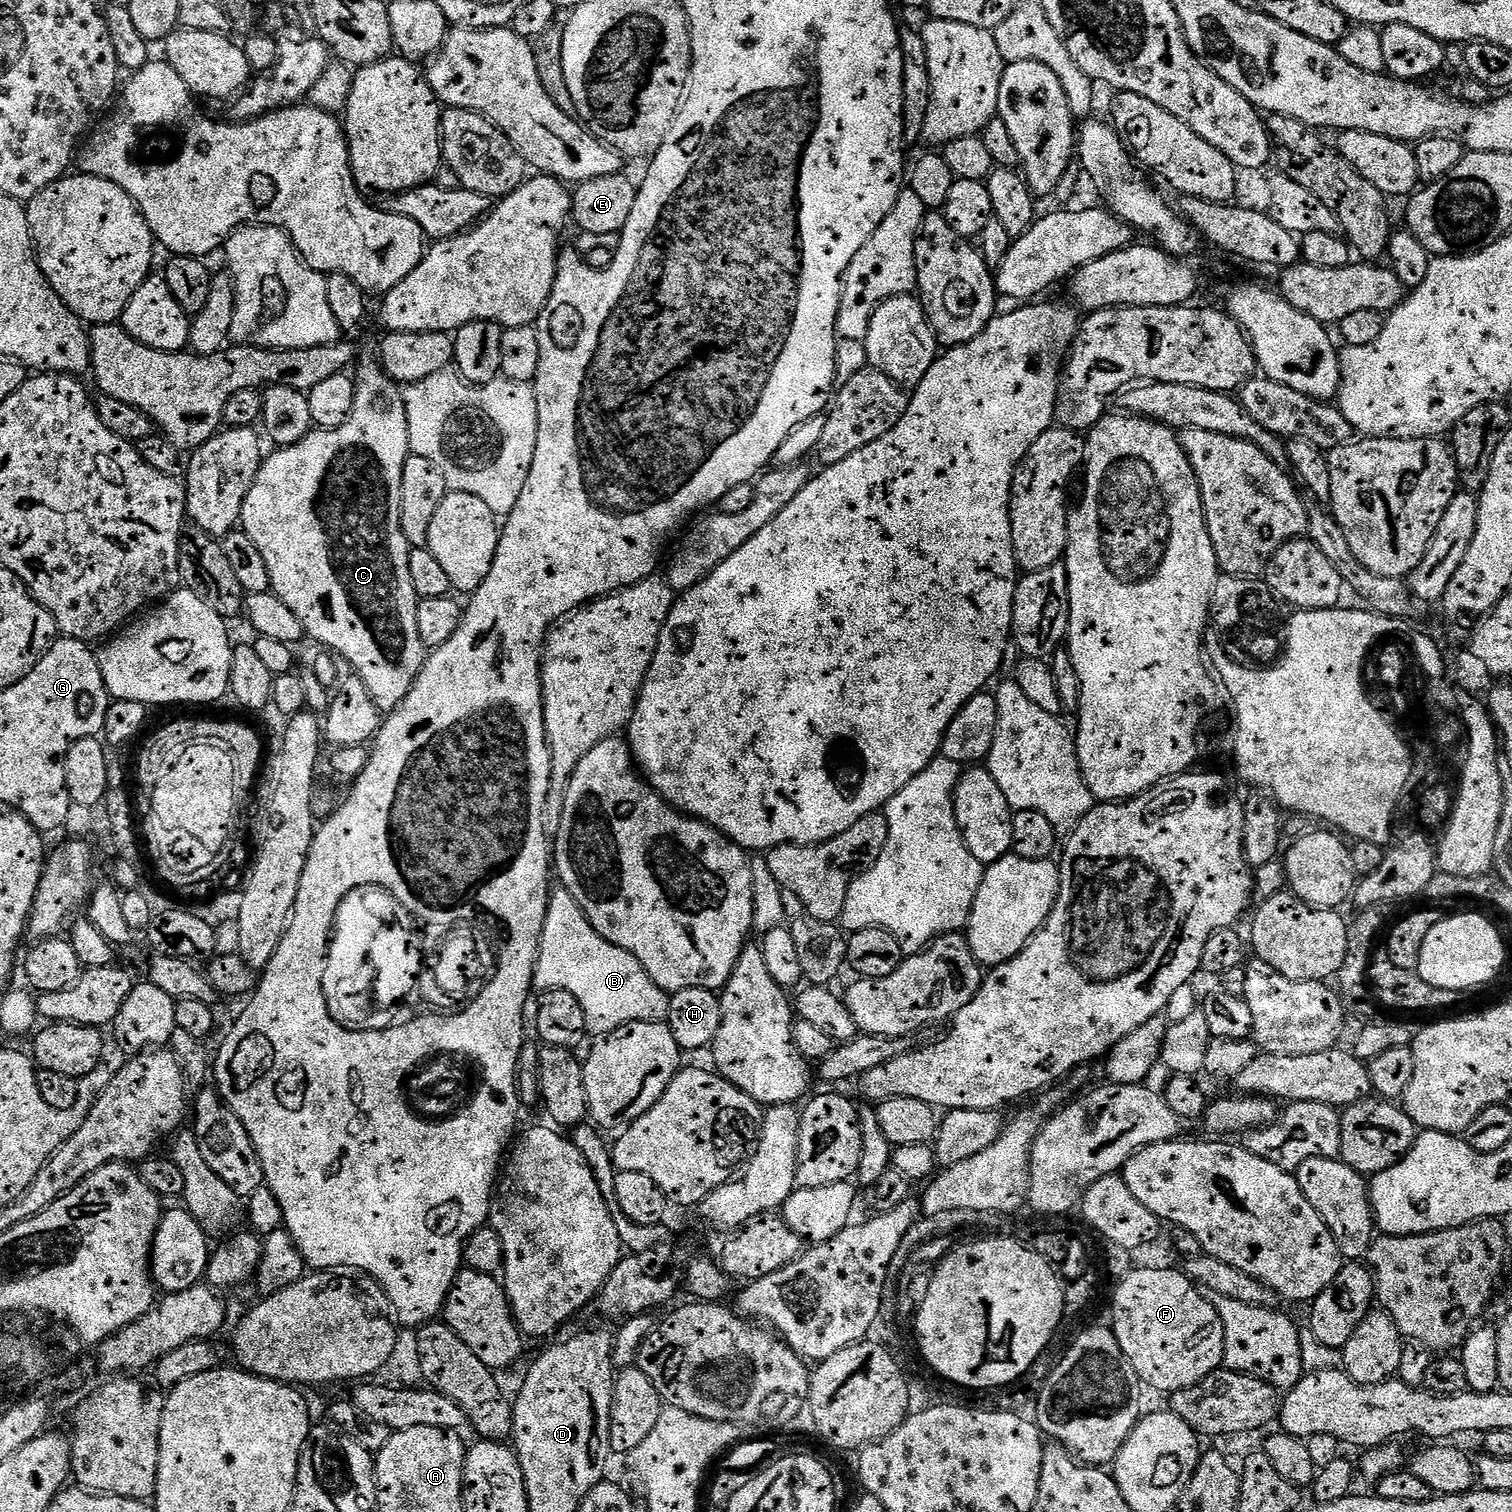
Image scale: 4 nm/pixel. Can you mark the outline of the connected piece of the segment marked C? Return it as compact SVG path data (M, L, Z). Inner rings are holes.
M361 355L358 360L360 373L355 373L356 393L352 413L346 422L337 428L313 427L310 432L293 445L277 447L273 456L263 457L258 474L252 480L250 490L244 499L240 524L242 531L258 546L262 558L266 558L266 570L270 581L271 591L276 597L300 619L305 633L318 645L331 650L336 656L345 656L355 675L360 677L372 700L381 713L393 713L403 699L406 700L412 691L419 672L423 668L426 657L426 647L419 637L418 610L419 603L414 582L410 582L410 545L406 534L402 534L402 518L400 517L400 503L402 502L402 466L406 466L406 458L410 454L408 447L408 423L406 422L406 402L404 393L398 387L397 381L390 379L387 372L378 363L377 357Z

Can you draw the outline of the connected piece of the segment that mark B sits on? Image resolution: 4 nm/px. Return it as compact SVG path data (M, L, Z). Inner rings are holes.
M563 886L557 887L551 893L548 901L548 913L544 919L542 932L540 934L540 945L536 955L536 969L532 975L532 983L537 989L547 990L549 988L565 988L570 990L582 1002L582 1010L586 1014L586 1022L593 1037L599 1038L612 1032L615 1028L621 1028L623 1024L632 1024L636 1020L655 1020L664 1022L668 1019L669 993L660 988L652 981L650 974L624 948L618 947L614 942L602 938L598 930L586 918L582 906Z

